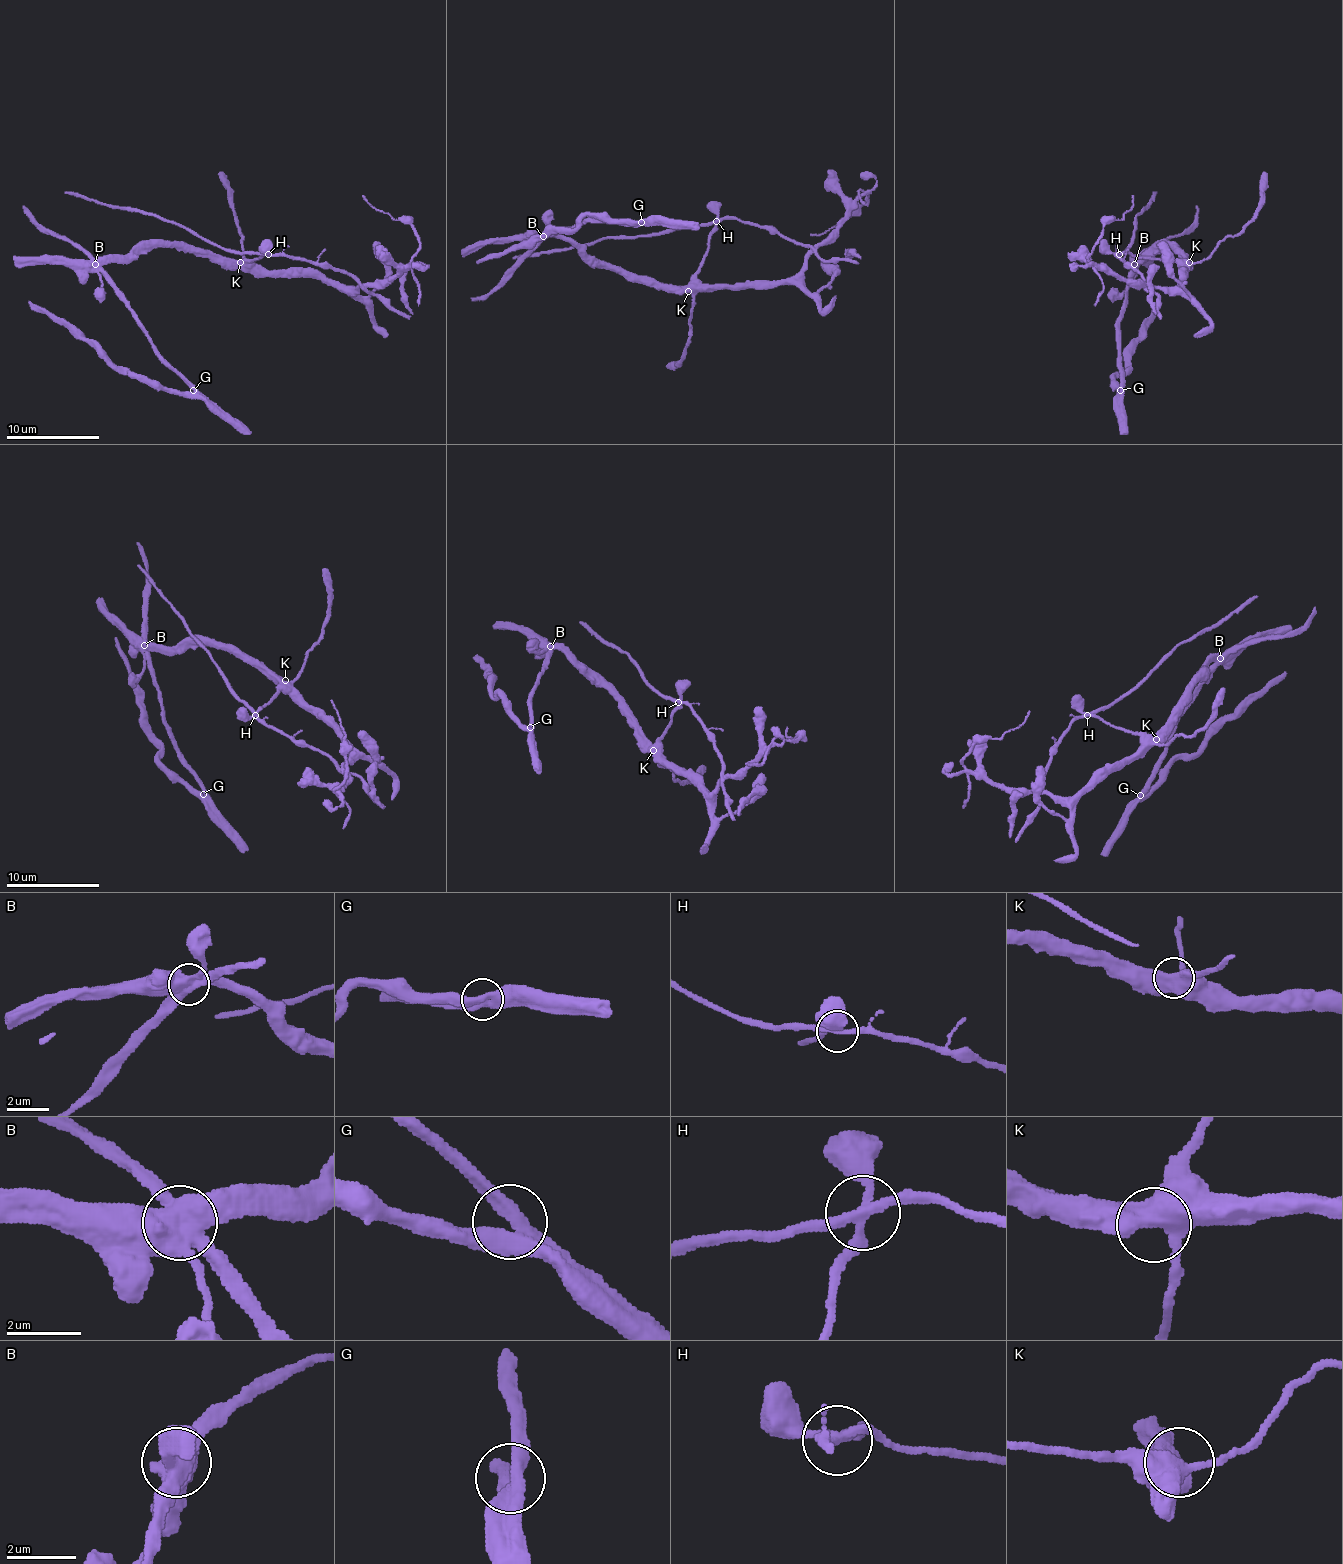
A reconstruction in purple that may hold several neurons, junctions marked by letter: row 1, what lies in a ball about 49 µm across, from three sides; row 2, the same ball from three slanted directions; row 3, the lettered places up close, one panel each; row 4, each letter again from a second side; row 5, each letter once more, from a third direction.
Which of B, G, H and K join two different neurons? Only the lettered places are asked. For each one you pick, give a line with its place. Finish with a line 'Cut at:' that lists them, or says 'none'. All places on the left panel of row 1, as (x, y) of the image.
B: Place: (95, 264)
H: Place: (268, 254)
Cut at: B, H

